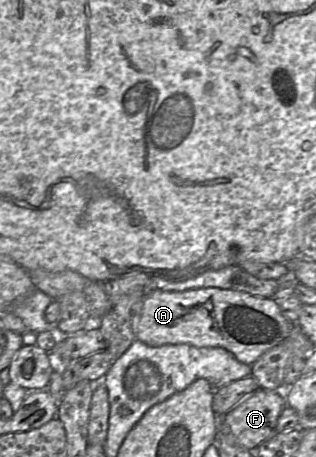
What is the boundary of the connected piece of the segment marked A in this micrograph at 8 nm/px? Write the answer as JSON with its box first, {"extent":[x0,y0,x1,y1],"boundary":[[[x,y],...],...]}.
{"extent":[132,288,296,365],"boundary":[[[201,288],[185,291],[151,290],[132,320],[135,338],[148,346],[189,344],[220,347],[241,363],[252,365],[267,350],[283,341],[296,322],[287,320],[278,303],[232,289]]]}

